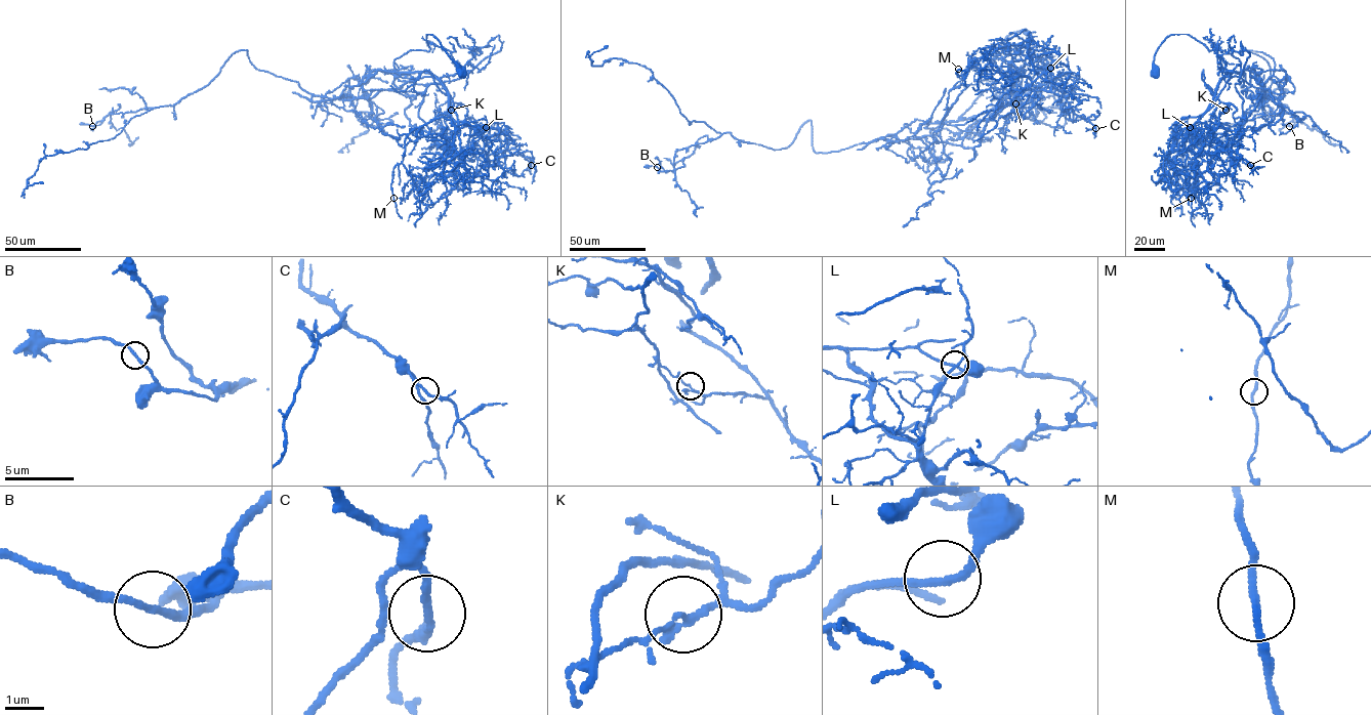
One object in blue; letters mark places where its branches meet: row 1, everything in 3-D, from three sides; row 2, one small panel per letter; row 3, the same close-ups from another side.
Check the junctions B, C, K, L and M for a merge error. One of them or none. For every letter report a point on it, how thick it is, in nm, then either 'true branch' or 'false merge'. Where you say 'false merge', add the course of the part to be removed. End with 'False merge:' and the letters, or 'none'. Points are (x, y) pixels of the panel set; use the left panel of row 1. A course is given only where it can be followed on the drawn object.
B: at (92, 126); 190 nm thick; true branch
C: at (531, 165); 180 nm thick; true branch
K: at (451, 110); 170 nm thick; false merge; foreign part runs (451, 110), (448, 149), (410, 125), (407, 94), (379, 90), (369, 116), (402, 144)
L: at (486, 127); 170 nm thick; true branch
M: at (393, 198); 180 nm thick; true branch
False merge: K

